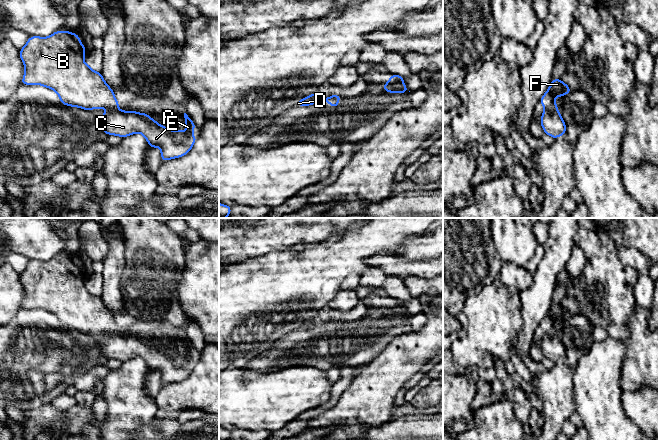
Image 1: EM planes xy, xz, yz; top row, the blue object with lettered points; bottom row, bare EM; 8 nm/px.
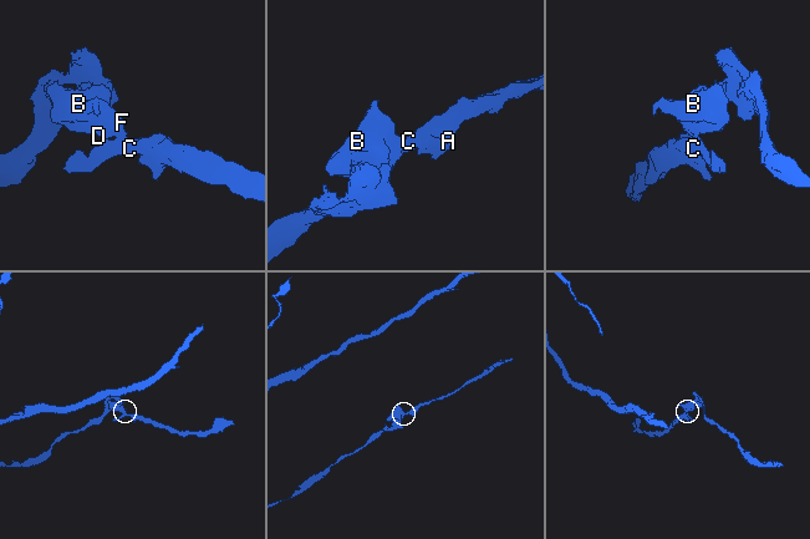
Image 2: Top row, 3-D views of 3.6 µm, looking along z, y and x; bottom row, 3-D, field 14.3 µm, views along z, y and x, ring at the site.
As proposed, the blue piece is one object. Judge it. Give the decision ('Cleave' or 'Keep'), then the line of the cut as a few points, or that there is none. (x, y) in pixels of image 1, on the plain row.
Cleave. Split along yz (545, 331), (555, 332)

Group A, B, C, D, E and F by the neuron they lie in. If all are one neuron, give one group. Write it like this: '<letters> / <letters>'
A C E / B D F

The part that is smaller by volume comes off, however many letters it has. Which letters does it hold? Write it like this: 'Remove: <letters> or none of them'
Remove: A, C, E

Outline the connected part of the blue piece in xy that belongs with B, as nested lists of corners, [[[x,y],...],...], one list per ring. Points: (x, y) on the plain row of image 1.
[[[56,255],[49,261],[32,260],[20,273],[20,282],[25,297],[21,308],[39,308],[54,314],[60,326],[67,330],[79,331],[91,335],[95,332],[117,332],[120,328],[114,315],[104,305],[100,296],[92,294],[85,286],[86,273],[76,257]]]

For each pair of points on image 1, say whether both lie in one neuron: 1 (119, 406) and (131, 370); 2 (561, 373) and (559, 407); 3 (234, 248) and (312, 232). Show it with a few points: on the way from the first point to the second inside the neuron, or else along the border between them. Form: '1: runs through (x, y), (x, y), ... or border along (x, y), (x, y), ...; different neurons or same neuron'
1: runs through (126, 400), (126, 384), (128, 380); same neuron
2: runs through (559, 381), (559, 399); same neuron
3: runs through (253, 247), (267, 244), (281, 232), (293, 232); same neuron

